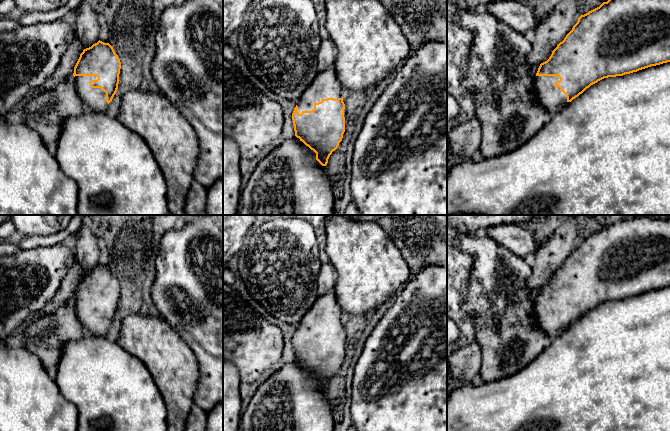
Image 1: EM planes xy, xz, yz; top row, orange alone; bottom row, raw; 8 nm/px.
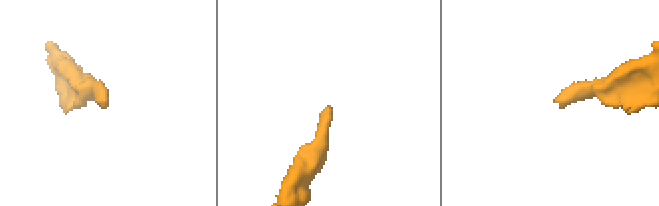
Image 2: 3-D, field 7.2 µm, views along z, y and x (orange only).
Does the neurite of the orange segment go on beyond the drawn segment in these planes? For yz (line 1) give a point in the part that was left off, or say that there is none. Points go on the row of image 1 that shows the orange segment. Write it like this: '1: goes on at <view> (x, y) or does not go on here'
1: goes on at yz (550, 97)

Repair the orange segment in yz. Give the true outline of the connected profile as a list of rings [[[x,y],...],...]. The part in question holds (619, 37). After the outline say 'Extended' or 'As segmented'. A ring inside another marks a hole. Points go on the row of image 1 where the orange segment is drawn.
[[[608,0],[599,7],[581,15],[564,40],[552,51],[549,59],[540,64],[534,81],[535,97],[539,105],[544,107],[553,116],[560,105],[566,105],[568,102],[571,102],[591,85],[604,78],[623,76],[667,62],[670,62],[670,0]]]. Extended

